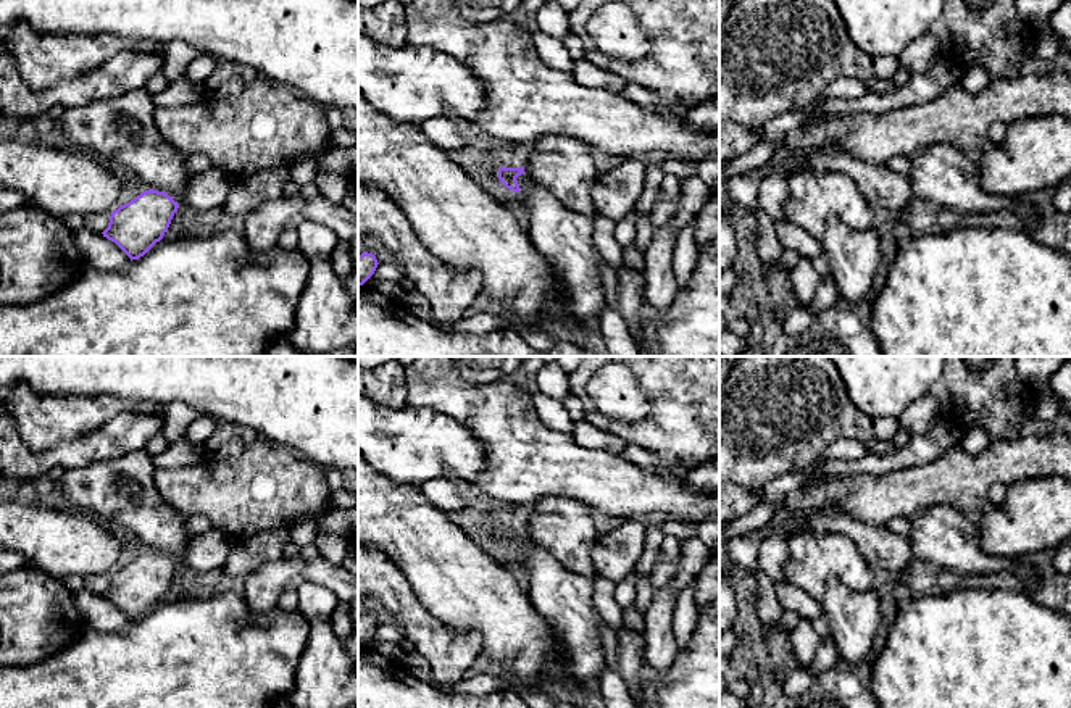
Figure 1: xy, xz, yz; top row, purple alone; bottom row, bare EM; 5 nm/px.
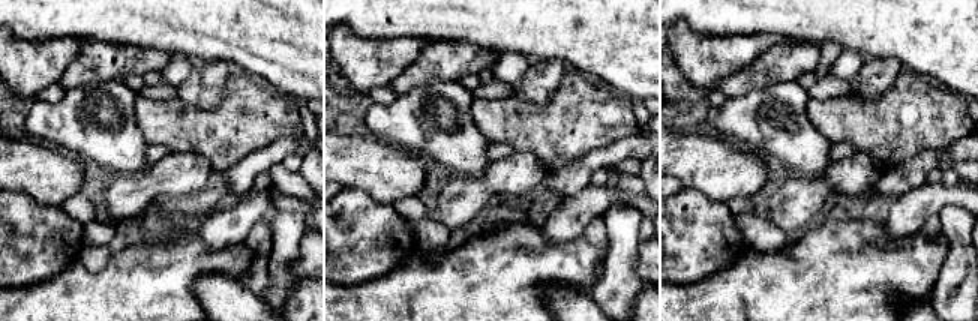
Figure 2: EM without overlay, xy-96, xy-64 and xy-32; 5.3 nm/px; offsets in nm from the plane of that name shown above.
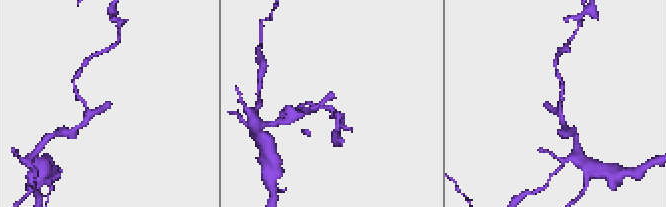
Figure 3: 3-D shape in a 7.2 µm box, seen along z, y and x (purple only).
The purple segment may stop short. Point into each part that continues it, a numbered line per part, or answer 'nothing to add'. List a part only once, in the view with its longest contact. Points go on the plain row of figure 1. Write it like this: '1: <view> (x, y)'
1: xy (205, 552)

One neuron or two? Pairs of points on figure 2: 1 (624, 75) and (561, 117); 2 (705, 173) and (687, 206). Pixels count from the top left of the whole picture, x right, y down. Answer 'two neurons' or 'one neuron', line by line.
1: two neurons
2: two neurons

